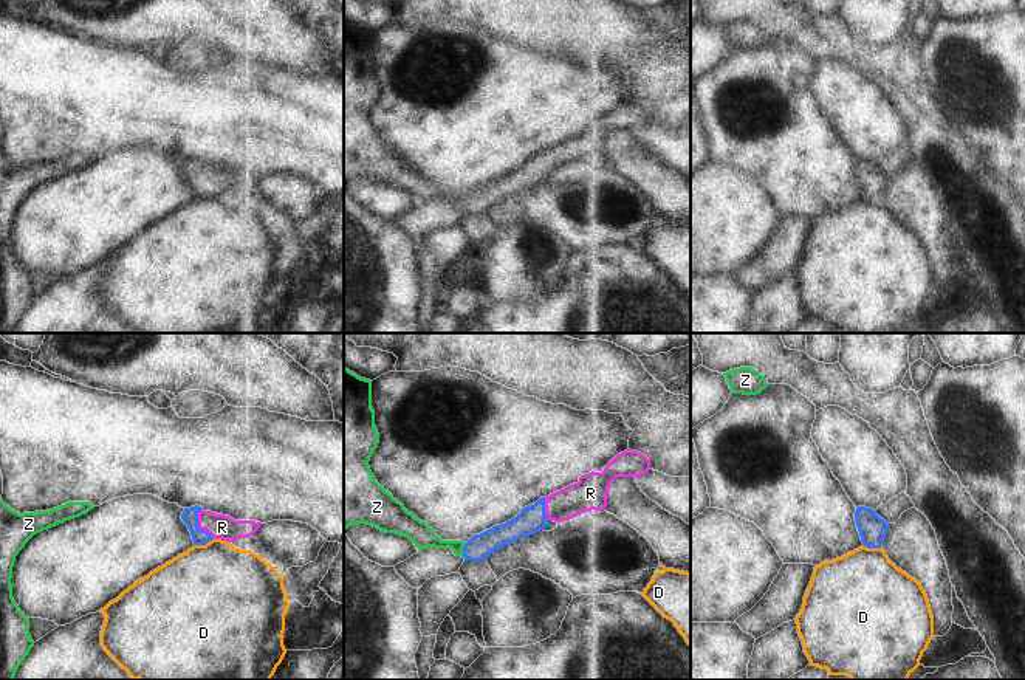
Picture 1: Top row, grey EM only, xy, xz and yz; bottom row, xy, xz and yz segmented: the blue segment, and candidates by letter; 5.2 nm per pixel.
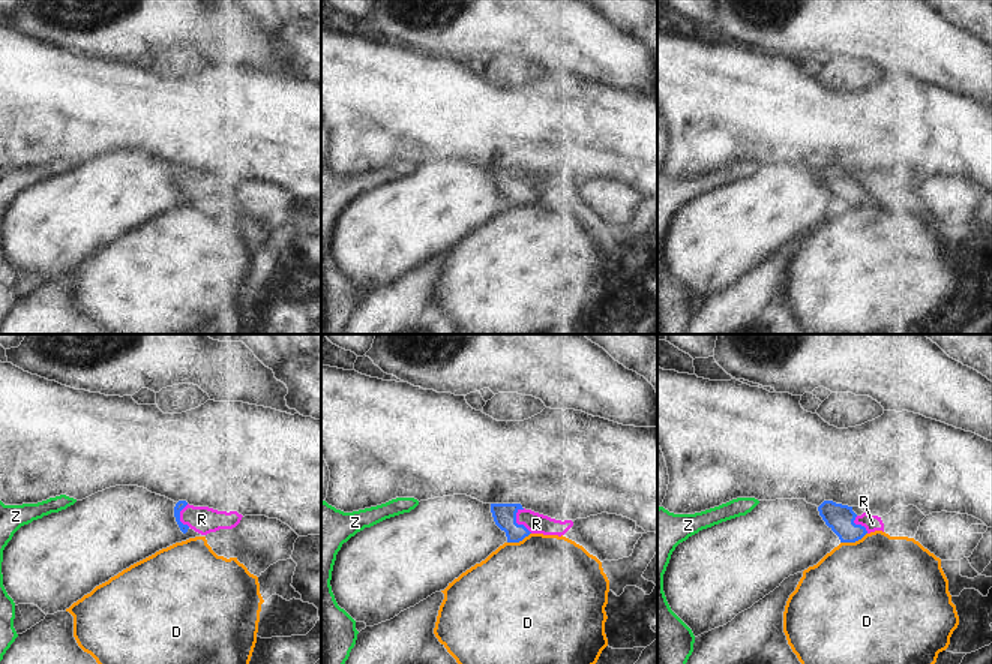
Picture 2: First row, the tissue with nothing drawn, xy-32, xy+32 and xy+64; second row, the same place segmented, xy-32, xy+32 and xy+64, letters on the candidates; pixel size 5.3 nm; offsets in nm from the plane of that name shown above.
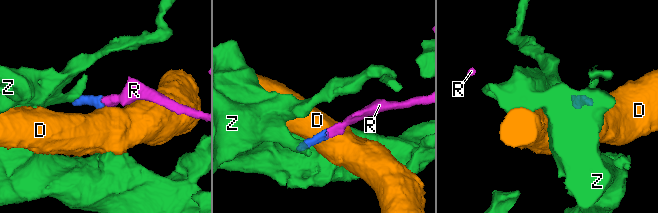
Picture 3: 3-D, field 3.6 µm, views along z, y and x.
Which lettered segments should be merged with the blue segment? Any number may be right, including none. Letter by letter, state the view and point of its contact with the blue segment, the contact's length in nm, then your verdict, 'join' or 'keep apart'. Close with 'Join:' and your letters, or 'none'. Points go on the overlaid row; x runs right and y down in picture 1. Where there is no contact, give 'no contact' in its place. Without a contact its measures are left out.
D: contact xy (203, 544); length 110 nm; keep apart
R: contact xy (197, 525); length 170 nm; join
Z: contact xz (463, 550); length 70 nm; keep apart
Join: R

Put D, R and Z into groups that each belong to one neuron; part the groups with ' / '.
D / R / Z

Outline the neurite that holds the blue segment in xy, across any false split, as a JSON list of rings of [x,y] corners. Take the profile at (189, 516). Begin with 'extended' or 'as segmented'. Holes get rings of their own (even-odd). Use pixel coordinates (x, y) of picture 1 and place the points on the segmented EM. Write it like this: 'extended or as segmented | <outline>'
extended | [[[198,505],[184,508],[181,519],[192,534],[194,545],[206,545],[212,539],[232,542],[249,537],[260,528],[260,522],[234,520],[229,516],[204,511]]]

